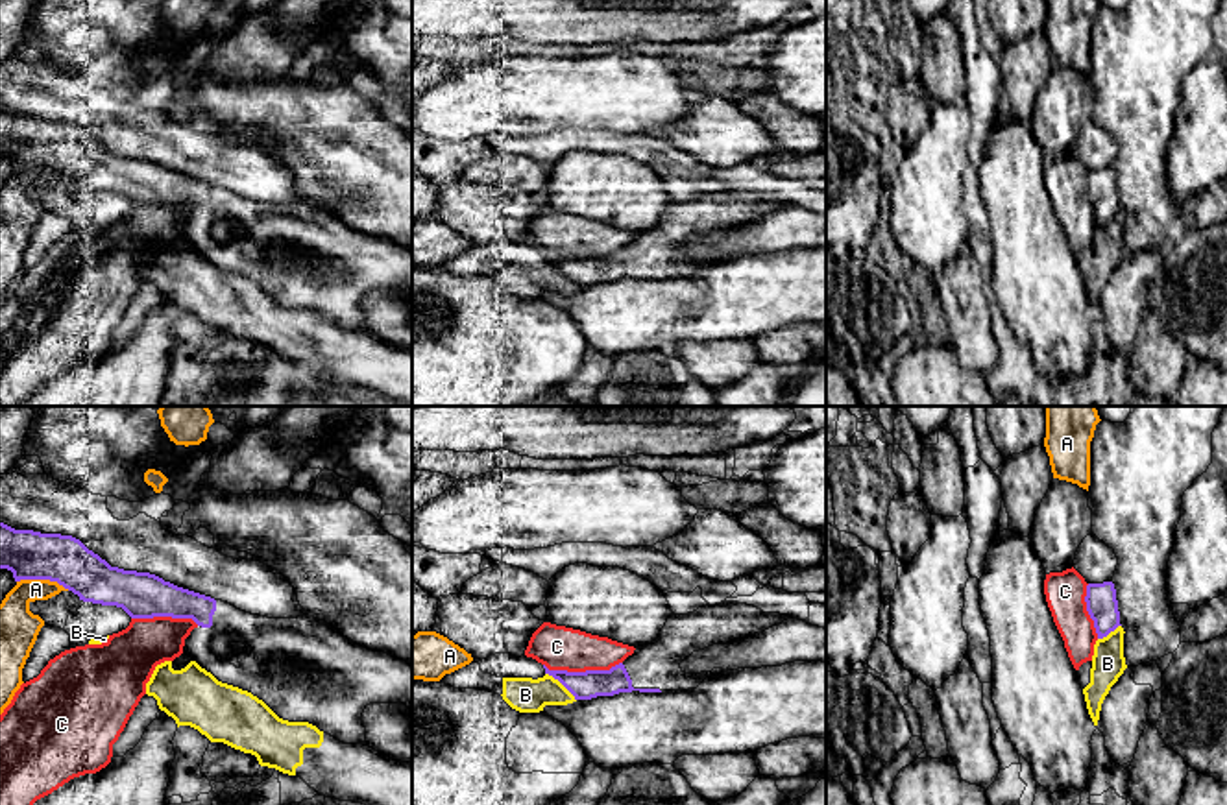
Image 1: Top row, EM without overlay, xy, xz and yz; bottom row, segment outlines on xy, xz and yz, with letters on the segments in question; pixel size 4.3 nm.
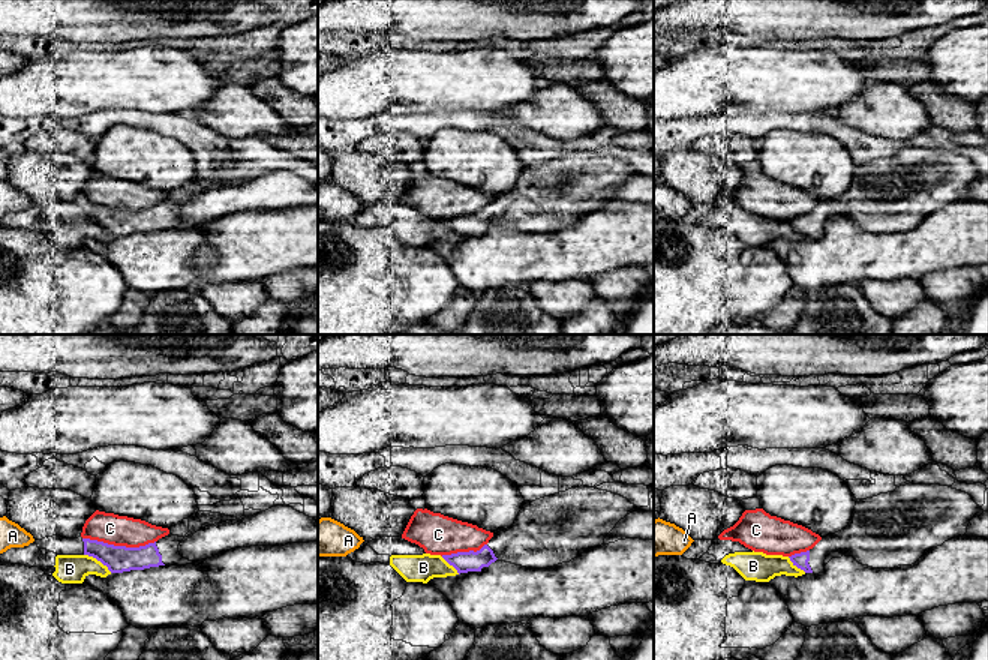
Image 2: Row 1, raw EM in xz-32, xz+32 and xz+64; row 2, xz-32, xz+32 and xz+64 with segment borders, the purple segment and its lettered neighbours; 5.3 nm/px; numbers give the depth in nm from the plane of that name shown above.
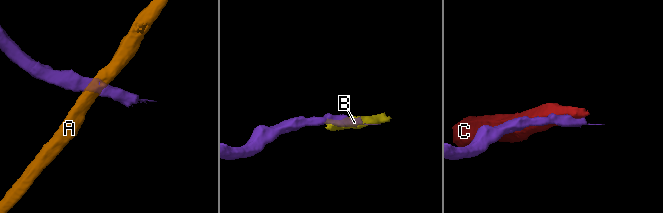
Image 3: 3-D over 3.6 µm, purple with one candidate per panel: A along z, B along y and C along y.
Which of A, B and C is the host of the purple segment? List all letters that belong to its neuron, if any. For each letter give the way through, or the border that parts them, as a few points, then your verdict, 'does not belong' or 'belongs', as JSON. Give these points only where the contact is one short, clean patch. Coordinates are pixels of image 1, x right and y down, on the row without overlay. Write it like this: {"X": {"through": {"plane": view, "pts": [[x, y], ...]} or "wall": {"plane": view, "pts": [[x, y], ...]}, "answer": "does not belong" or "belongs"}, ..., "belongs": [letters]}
{"A": {"wall": {"plane": "xy", "pts": [[17, 167], [56, 167], [69, 176]]}, "answer": "does not belong"}, "B": {"wall": {"plane": "xz", "pts": [[546, 259], [575, 287]]}, "answer": "does not belong"}, "C": {"wall": {"plane": "xz", "pts": [[621, 248], [608, 255], [584, 257], [549, 257], [544, 252]]}, "answer": "does not belong"}, "belongs": []}

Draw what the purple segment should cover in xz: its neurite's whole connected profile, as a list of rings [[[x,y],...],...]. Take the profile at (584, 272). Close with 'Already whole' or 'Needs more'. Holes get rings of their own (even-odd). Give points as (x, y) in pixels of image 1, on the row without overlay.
[[[737,188],[706,192],[687,201],[671,201],[650,231],[638,233],[632,242],[610,257],[567,258],[549,257],[545,251],[543,255],[545,260],[558,266],[575,286],[591,286],[632,277],[693,277],[704,266],[728,258],[713,255],[711,258],[686,260],[680,249],[693,238],[713,231],[734,231],[756,220],[763,220],[787,205],[791,203],[763,199],[754,192]]]. Needs more

